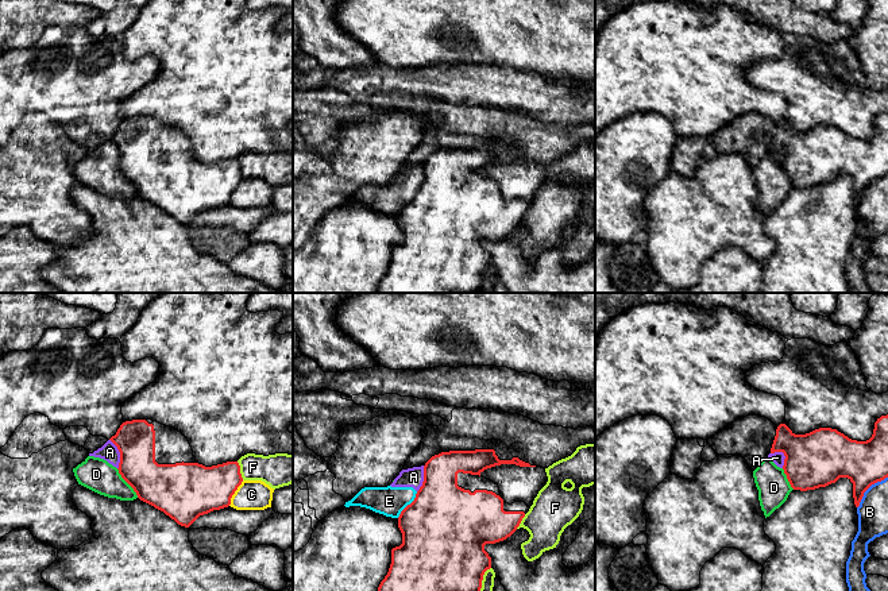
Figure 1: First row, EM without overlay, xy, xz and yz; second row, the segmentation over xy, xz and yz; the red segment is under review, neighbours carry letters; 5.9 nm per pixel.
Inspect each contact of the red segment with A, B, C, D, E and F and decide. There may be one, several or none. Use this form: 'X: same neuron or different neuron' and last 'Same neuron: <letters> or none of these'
A: different neuron
B: different neuron
C: different neuron
D: different neuron
E: different neuron
F: different neuron
Same neuron: none of these

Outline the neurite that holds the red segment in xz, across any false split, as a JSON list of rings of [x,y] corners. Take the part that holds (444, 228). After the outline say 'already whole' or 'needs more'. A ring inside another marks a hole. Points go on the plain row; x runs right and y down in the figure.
[[[494,147],[449,148],[432,154],[424,163],[424,179],[414,198],[398,215],[402,242],[391,247],[391,262],[381,279],[377,293],[478,293],[483,273],[491,266],[486,242],[495,242],[510,235],[529,209],[525,200],[506,201],[498,182],[480,171],[501,162],[536,165],[513,155],[499,158]]] | needs more

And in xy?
[[[132,117],[109,136],[120,150],[119,171],[138,196],[189,225],[200,213],[231,202],[243,175],[238,159],[205,165],[196,159],[188,136],[174,125],[152,117]]] | needs more

